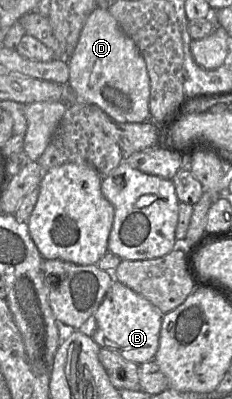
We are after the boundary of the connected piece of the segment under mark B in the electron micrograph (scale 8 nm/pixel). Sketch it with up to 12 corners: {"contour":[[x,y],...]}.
{"contour":[[115,280],[93,316],[101,348],[155,358],[163,315]]}

